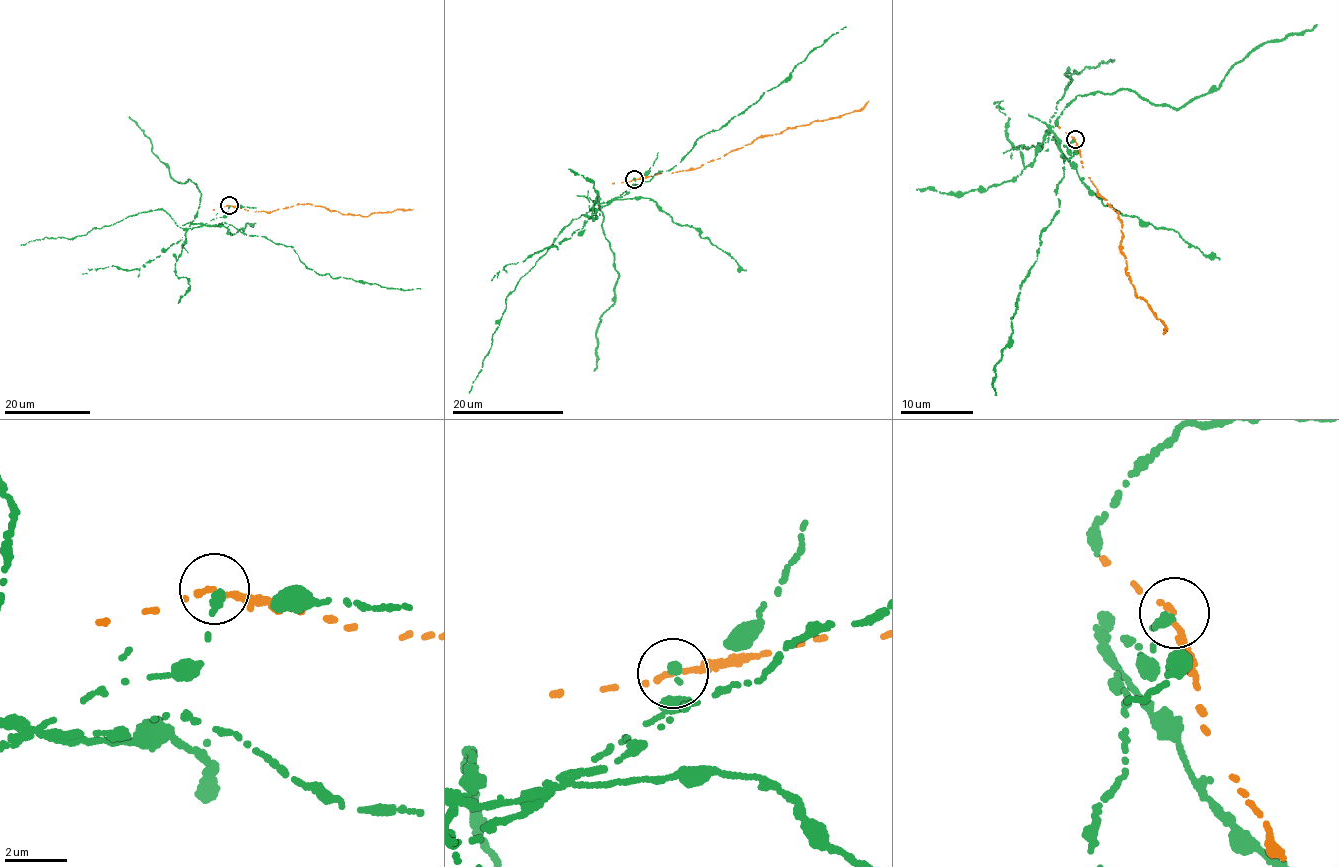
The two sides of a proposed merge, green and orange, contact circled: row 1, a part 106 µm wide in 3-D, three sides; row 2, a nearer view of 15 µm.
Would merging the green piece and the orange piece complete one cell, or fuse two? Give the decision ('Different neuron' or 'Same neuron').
Different neuron

